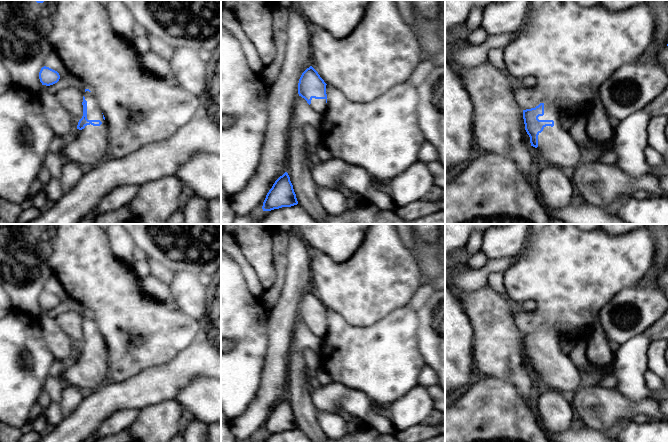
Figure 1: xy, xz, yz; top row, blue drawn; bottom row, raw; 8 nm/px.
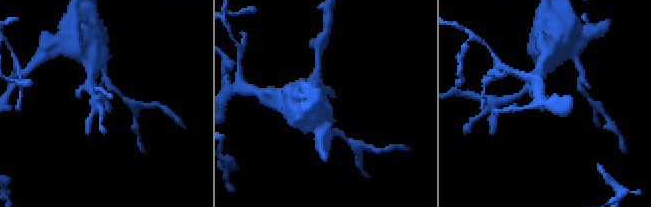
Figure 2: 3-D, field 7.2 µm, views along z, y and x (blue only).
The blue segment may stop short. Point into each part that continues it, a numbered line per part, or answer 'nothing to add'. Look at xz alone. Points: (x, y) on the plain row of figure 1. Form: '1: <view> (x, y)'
1: xz (318, 329)

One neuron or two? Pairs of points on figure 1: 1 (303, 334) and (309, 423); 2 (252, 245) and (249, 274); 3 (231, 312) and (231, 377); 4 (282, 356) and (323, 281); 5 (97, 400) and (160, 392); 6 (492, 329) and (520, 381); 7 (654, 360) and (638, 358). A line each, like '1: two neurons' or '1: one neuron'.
1: one neuron
2: two neurons
3: one neuron
4: two neurons
5: one neuron
6: one neuron
7: two neurons

